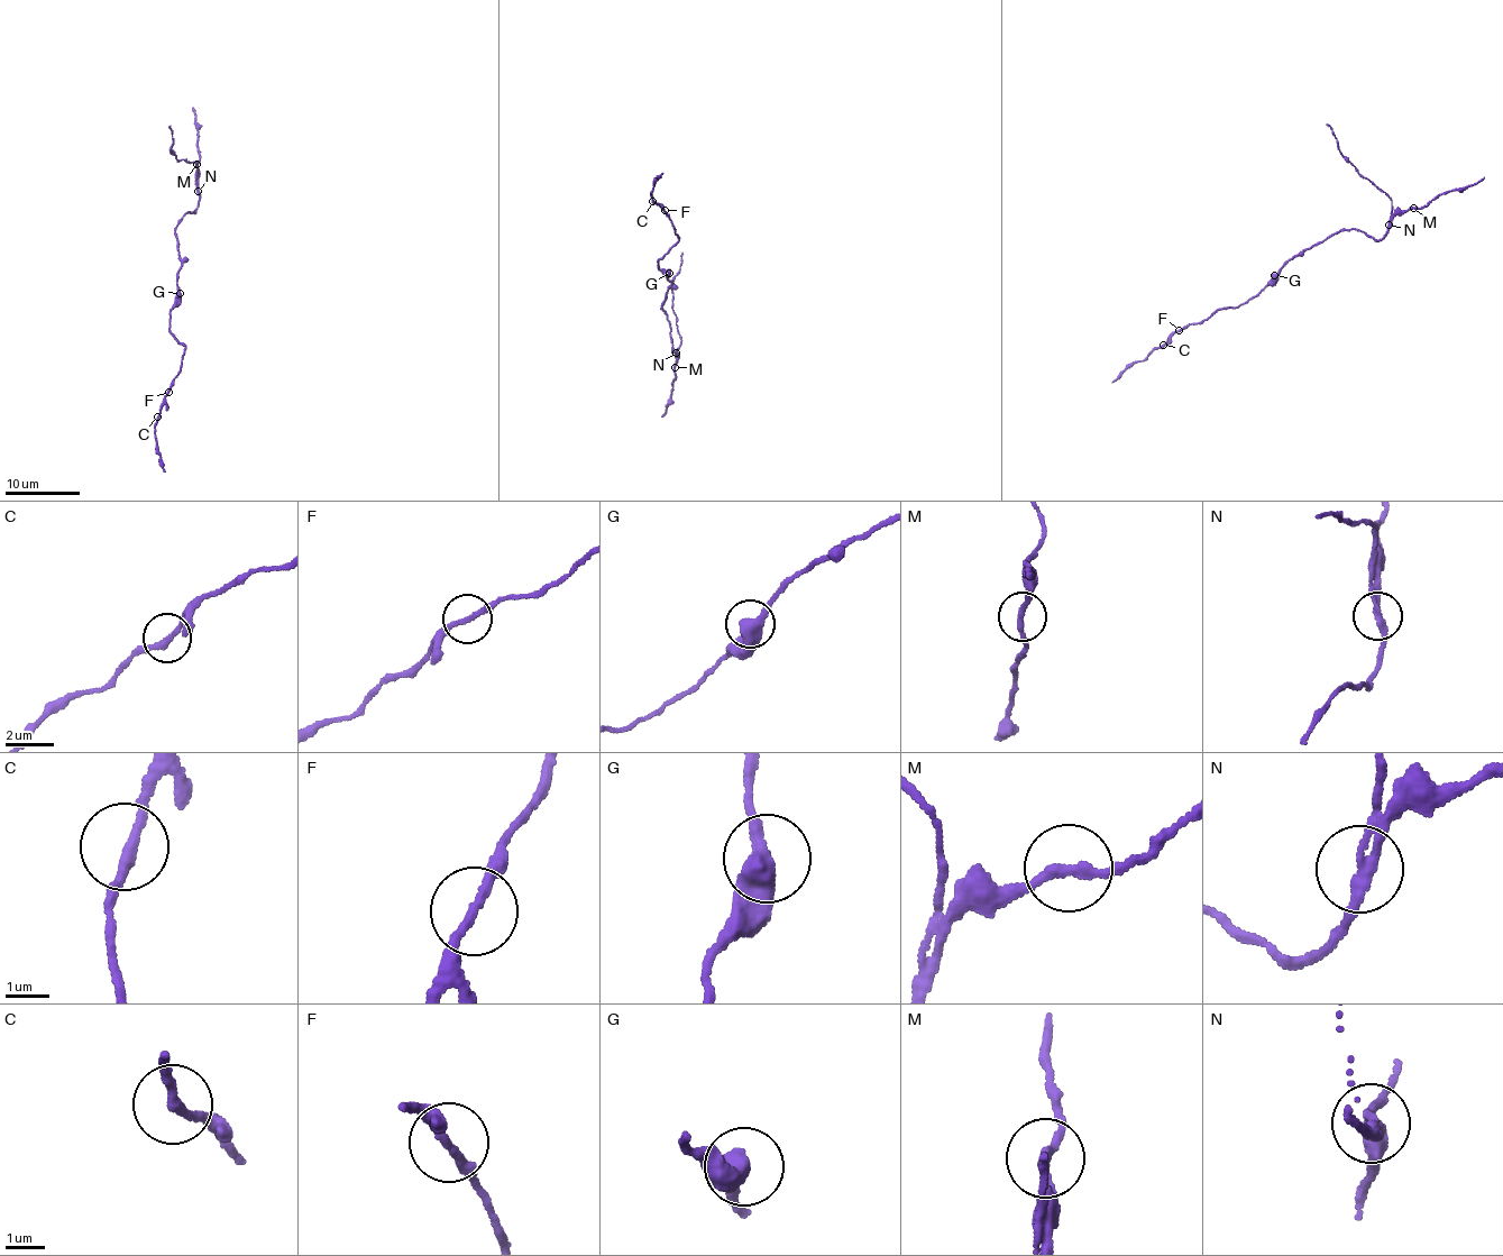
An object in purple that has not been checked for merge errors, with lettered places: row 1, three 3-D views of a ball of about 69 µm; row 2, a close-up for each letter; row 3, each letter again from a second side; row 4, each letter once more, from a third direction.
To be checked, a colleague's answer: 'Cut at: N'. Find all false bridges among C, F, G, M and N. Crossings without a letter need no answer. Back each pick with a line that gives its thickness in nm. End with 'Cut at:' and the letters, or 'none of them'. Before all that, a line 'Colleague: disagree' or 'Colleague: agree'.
Colleague: agree
N: Thickness 240 nm
Cut at: N

